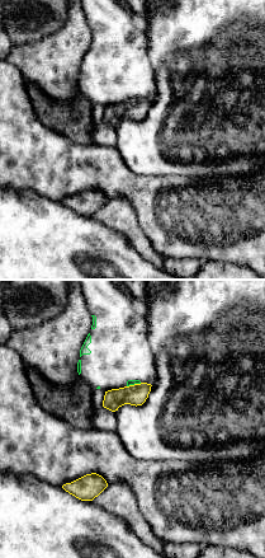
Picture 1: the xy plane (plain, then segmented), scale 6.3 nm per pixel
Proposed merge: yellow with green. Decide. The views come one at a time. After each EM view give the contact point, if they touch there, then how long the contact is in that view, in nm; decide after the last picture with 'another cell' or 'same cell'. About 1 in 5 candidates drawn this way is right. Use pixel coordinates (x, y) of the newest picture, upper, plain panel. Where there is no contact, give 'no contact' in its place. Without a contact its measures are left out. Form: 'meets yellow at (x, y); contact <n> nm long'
meets yellow at (135, 99); contact 100 nm long

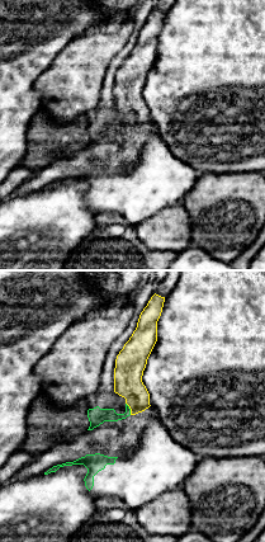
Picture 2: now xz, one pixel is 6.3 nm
meets yellow at (129, 123); contact 90 nm long

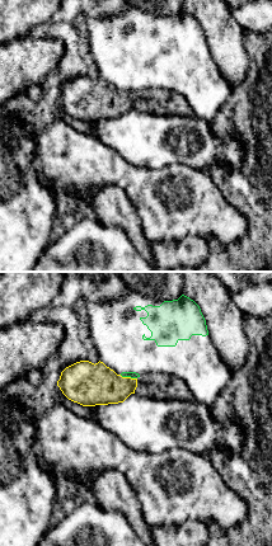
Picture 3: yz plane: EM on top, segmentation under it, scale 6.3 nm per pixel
meets yellow at (129, 93); contact 110 nm long

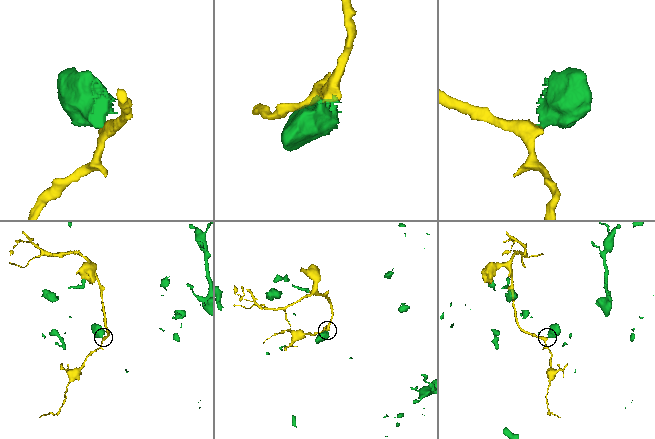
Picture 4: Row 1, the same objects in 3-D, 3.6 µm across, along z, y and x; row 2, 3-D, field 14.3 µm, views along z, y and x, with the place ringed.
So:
another cell

